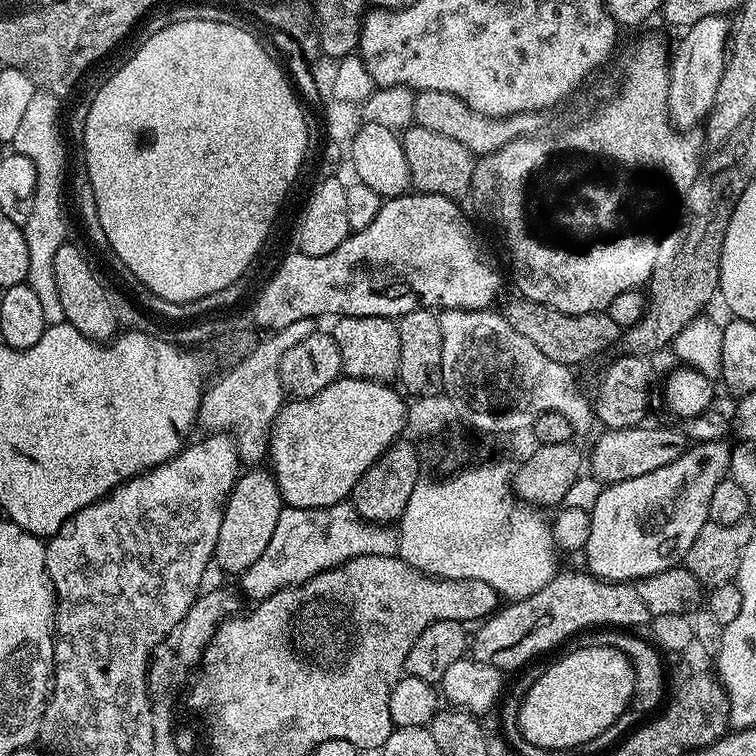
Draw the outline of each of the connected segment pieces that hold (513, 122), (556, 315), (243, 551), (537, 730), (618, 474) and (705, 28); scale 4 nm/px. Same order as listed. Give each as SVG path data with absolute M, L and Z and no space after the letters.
M420 90L415 93L413 98L413 121L415 127L434 130L434 134L446 134L446 138L454 138L454 142L462 142L466 150L470 150L473 156L479 158L498 150L506 144L523 136L530 136L541 131L541 113L538 112L519 112L513 116L487 116L478 114L478 110L470 110L462 98L456 98L454 94L446 94L446 90Z
M515 298L502 308L506 322L522 338L527 338L540 353L546 354L553 362L577 366L603 354L607 348L615 349L619 345L622 327L614 322L607 311L591 312L581 316L562 314L550 306L542 306L538 302L530 302L523 298Z
M255 467L236 477L236 485L224 503L222 530L218 530L218 542L214 557L215 567L224 572L244 573L253 566L273 537L279 515L286 507L276 485L276 477L263 467Z
M590 646L573 647L573 652L556 660L540 677L532 680L530 690L520 707L520 728L526 742L540 748L583 749L583 744L596 740L607 728L616 724L616 719L633 703L636 695L636 670L634 665L617 648Z
M639 426L630 429L610 429L600 433L596 445L592 448L591 475L607 486L626 482L630 478L639 478L642 474L651 474L662 466L670 466L690 446L690 441L679 427L646 428Z
M711 16L687 25L680 45L675 45L670 56L668 77L668 113L675 127L692 130L707 121L718 94L718 82L722 82L724 65L730 55L730 37L734 28L728 16Z

